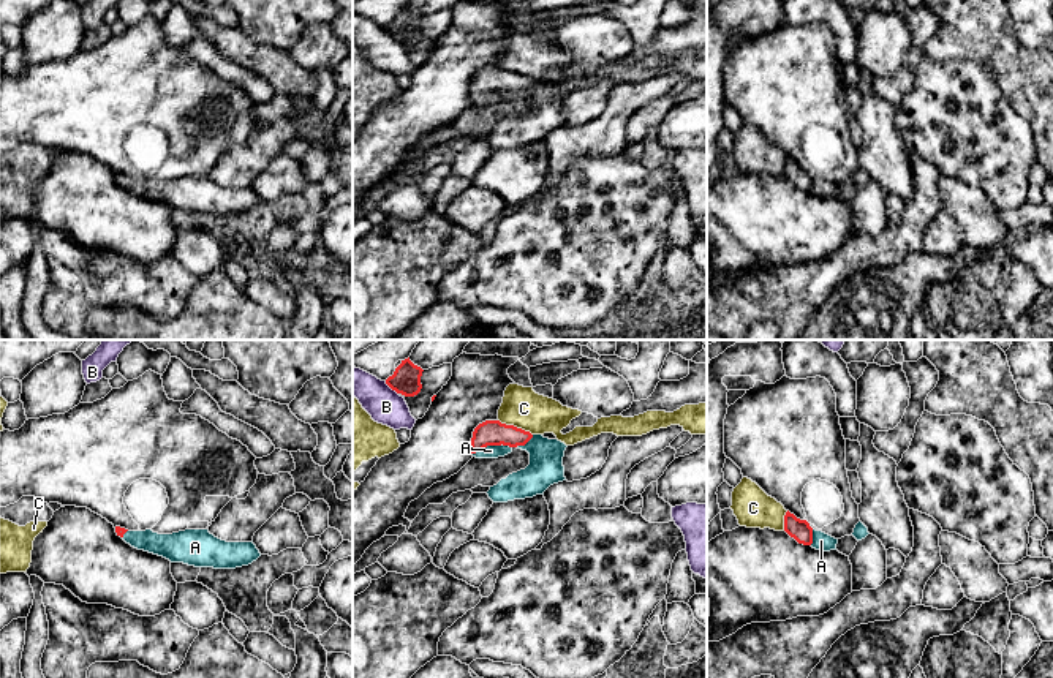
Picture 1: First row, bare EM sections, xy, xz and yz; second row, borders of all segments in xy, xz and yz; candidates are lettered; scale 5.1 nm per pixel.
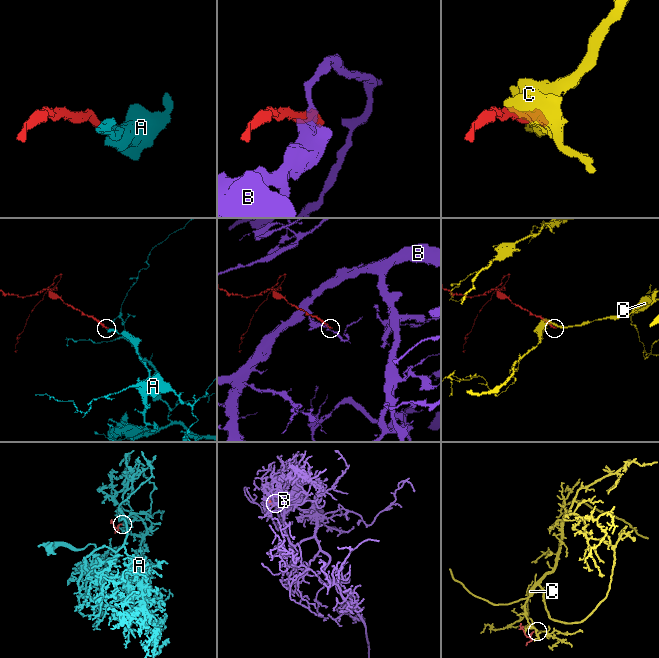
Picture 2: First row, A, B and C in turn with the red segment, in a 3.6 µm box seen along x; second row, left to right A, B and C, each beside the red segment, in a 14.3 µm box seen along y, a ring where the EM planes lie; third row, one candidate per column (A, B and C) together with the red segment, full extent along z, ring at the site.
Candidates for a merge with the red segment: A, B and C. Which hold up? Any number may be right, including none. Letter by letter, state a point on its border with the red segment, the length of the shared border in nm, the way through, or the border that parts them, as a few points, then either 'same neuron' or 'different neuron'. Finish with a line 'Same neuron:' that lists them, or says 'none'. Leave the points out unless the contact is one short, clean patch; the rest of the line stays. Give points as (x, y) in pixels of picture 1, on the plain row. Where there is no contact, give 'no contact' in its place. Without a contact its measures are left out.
A: xz (492, 90) | 200 nm | across xz (490, 78), (492, 90), (490, 97) | same neuron
B: xz (391, 33) | 100 nm | different neuron
C: xz (516, 73) | 190 nm | different neuron
Same neuron: A

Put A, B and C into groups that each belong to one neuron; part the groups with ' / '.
A / B / C

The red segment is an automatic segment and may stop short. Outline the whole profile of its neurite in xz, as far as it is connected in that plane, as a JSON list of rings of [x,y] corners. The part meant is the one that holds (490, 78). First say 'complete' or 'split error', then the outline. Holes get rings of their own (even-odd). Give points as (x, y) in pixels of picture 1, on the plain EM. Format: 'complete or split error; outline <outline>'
split error; outline [[[500,66],[479,70],[473,77],[470,96],[476,104],[498,104],[511,100],[514,93],[530,100],[530,111],[490,133],[487,141],[493,149],[544,141],[550,131],[566,126],[563,103],[568,92],[564,89],[531,81]]]

